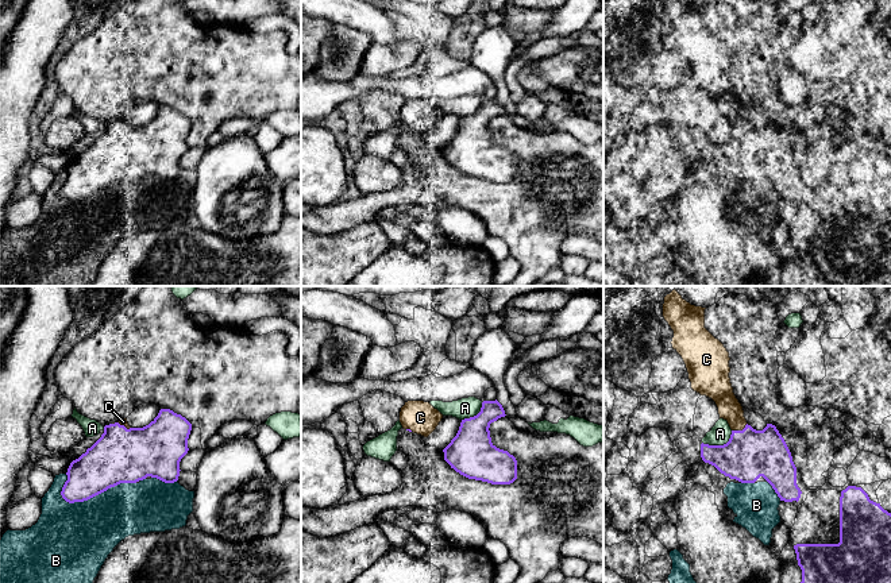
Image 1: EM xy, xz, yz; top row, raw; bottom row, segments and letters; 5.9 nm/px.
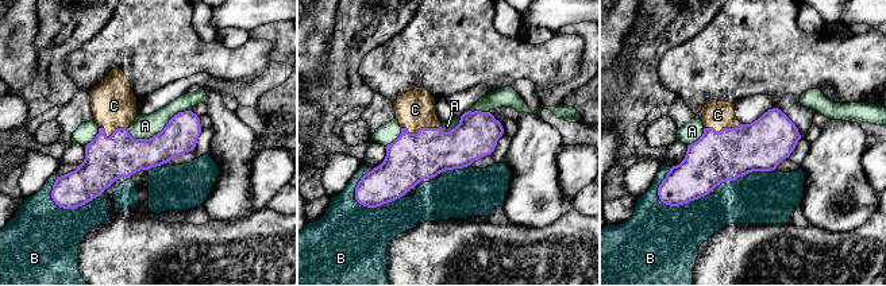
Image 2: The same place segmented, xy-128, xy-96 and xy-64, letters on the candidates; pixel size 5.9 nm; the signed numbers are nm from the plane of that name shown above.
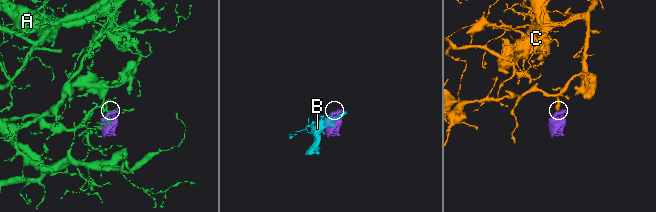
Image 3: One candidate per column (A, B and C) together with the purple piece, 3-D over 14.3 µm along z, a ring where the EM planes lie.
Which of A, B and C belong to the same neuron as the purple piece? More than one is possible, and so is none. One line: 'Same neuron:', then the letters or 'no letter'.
Same neuron: C

